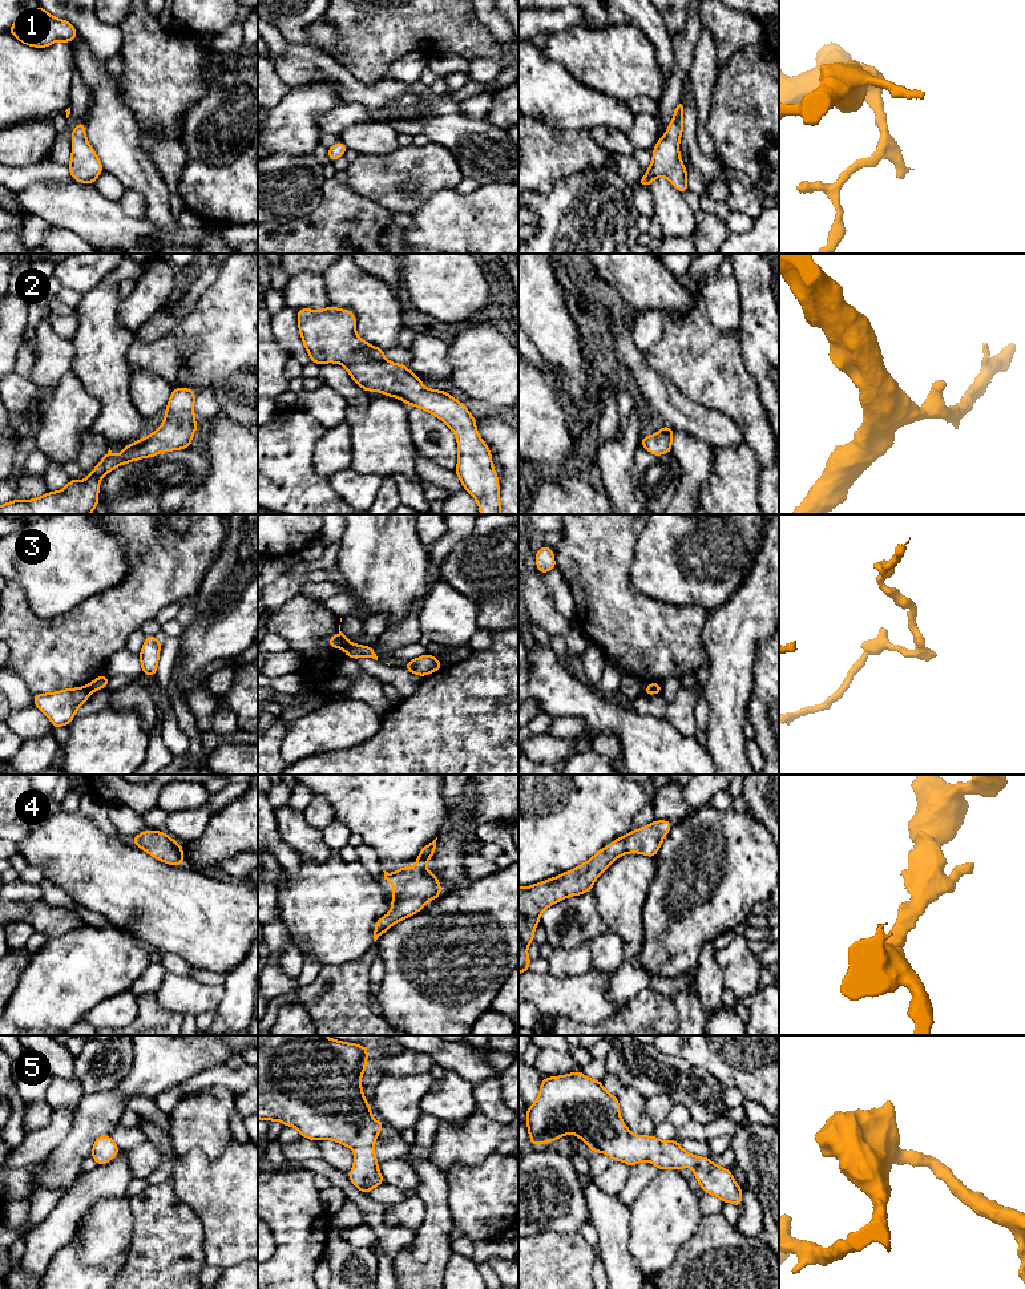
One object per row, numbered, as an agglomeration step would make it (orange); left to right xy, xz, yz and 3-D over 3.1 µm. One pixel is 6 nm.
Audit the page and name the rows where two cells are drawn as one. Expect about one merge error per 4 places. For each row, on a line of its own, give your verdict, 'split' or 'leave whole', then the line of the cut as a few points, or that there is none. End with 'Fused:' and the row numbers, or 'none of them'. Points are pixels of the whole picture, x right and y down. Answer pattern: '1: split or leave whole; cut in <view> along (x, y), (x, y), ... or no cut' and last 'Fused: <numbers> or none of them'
1: leave whole; no cut
2: leave whole; no cut
3: split; cut in xy along (87, 686), (91, 693)
4: leave whole; no cut
5: leave whole; no cut
Fused: 3

